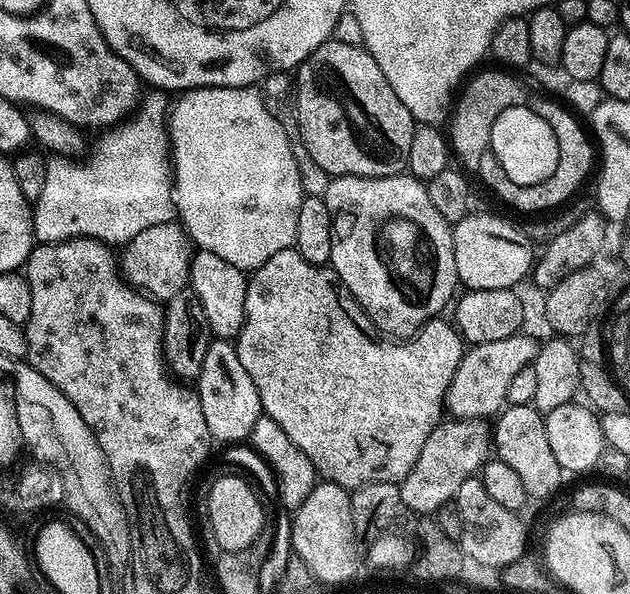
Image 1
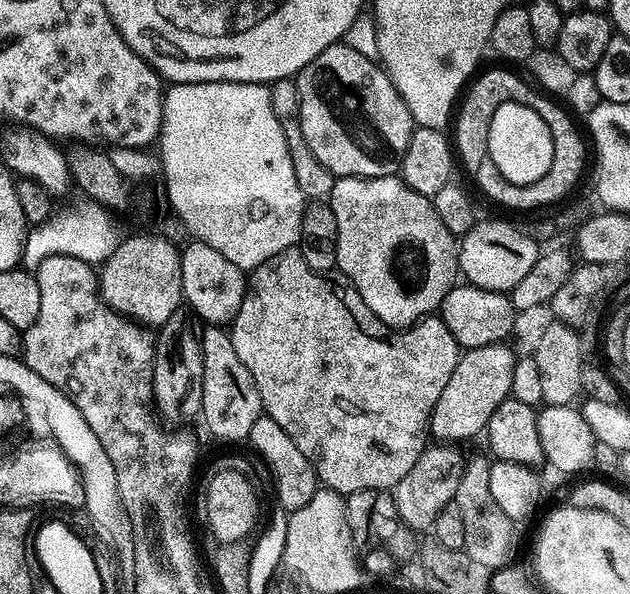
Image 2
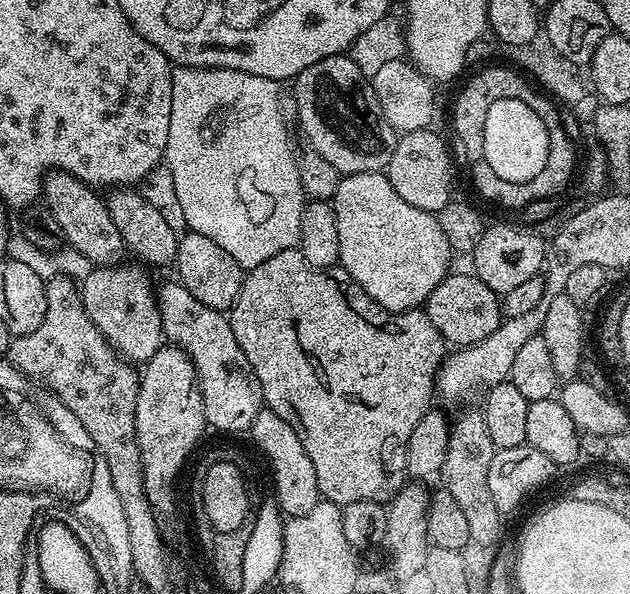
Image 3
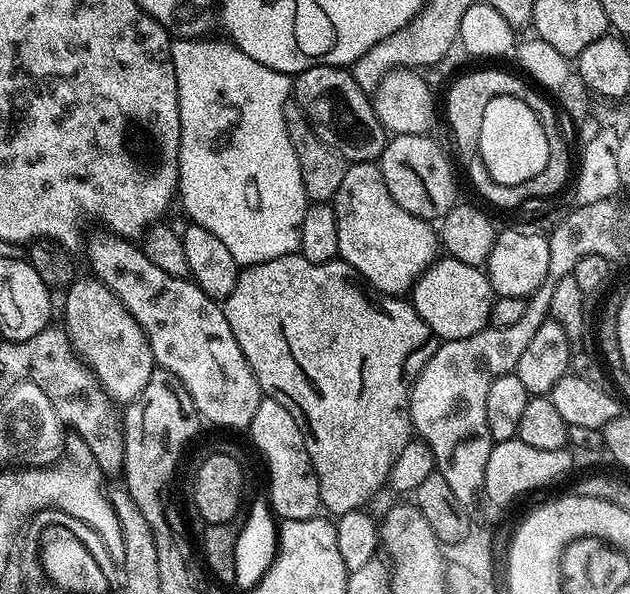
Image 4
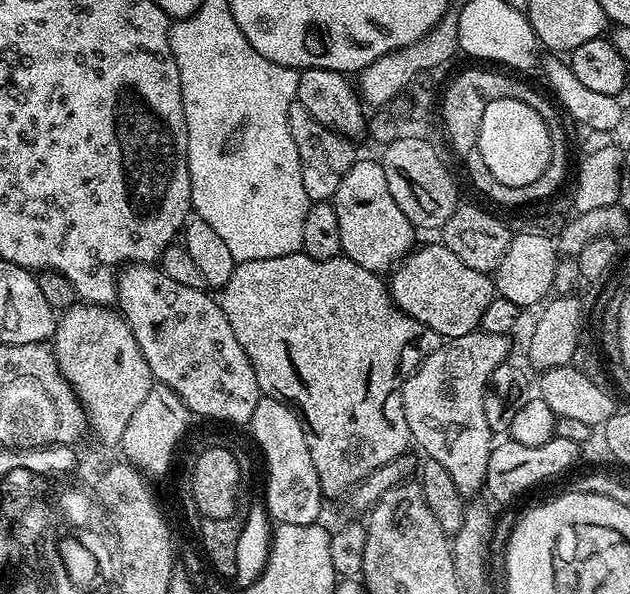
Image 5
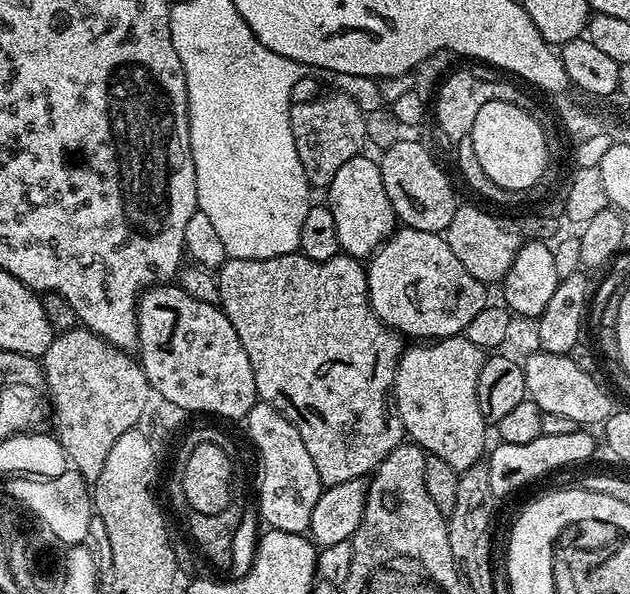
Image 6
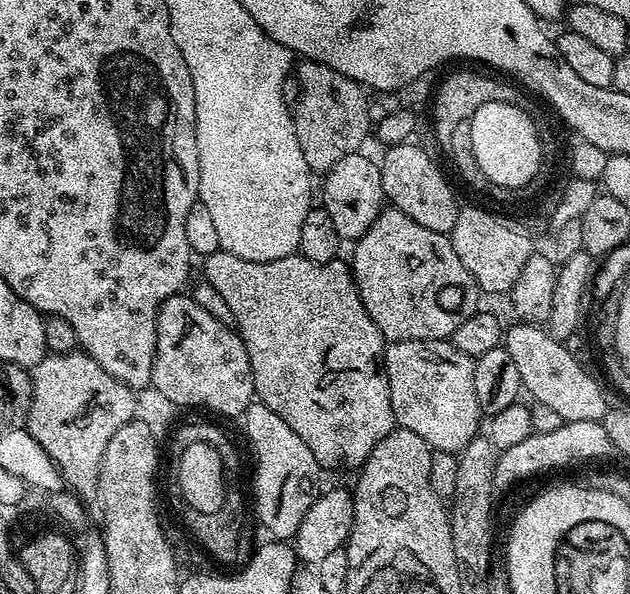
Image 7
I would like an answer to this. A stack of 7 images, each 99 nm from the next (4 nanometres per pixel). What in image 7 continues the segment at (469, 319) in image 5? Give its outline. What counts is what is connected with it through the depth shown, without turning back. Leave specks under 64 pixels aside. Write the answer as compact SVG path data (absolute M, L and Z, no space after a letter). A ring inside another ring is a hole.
M385 207L353 248L350 267L362 306L385 341L448 340L478 310L482 293L454 254L451 239L418 226L402 210Z

